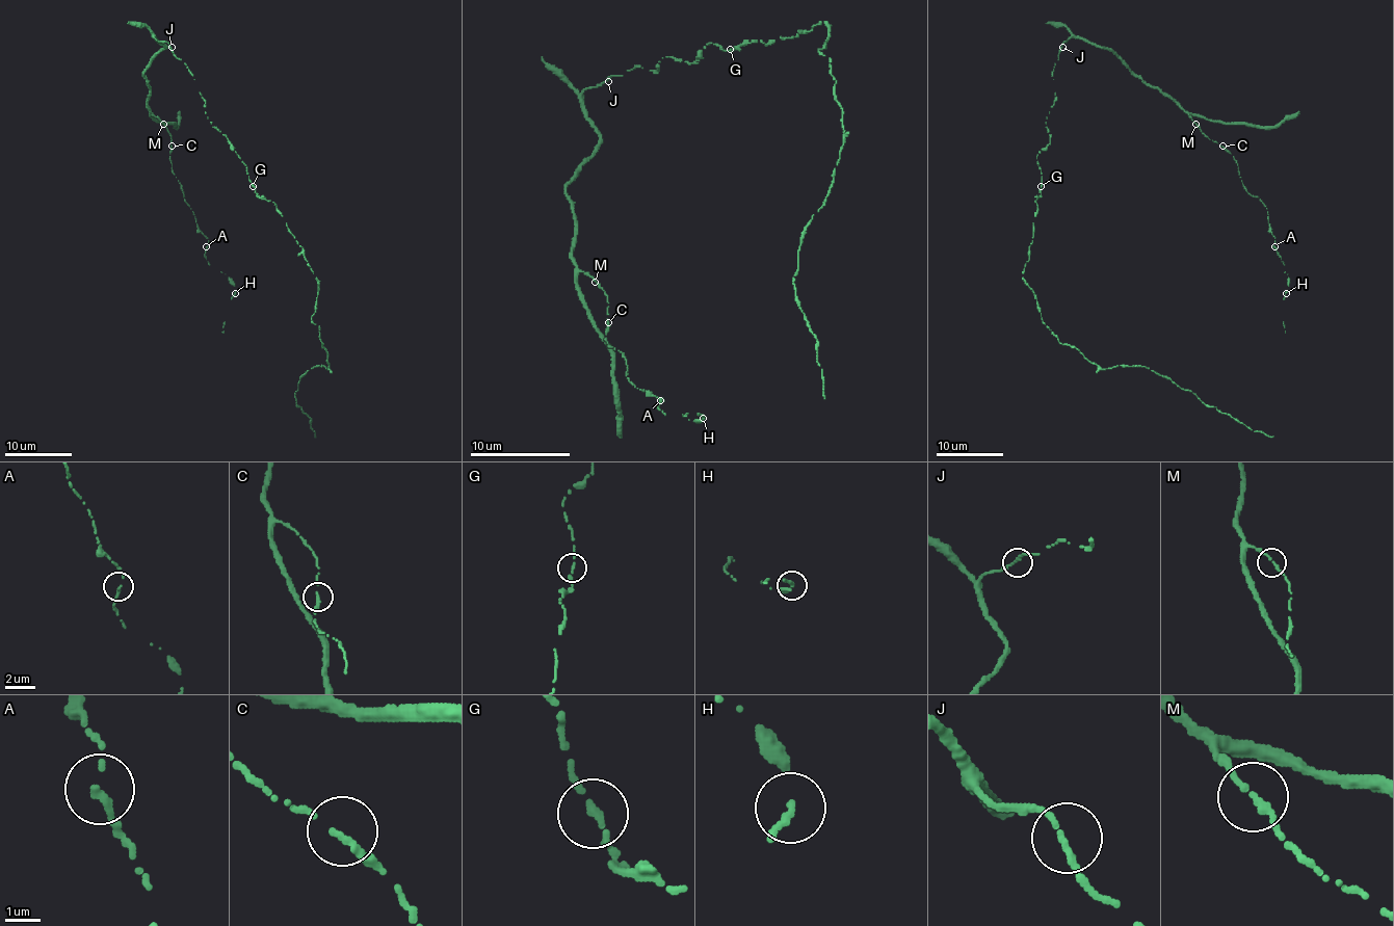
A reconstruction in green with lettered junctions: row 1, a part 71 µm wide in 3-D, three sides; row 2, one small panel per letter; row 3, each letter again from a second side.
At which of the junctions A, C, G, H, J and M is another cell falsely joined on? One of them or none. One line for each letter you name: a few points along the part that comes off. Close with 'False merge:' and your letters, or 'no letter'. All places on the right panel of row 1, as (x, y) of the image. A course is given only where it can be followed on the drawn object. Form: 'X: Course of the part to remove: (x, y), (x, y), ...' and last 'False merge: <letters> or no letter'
False merge: no letter

